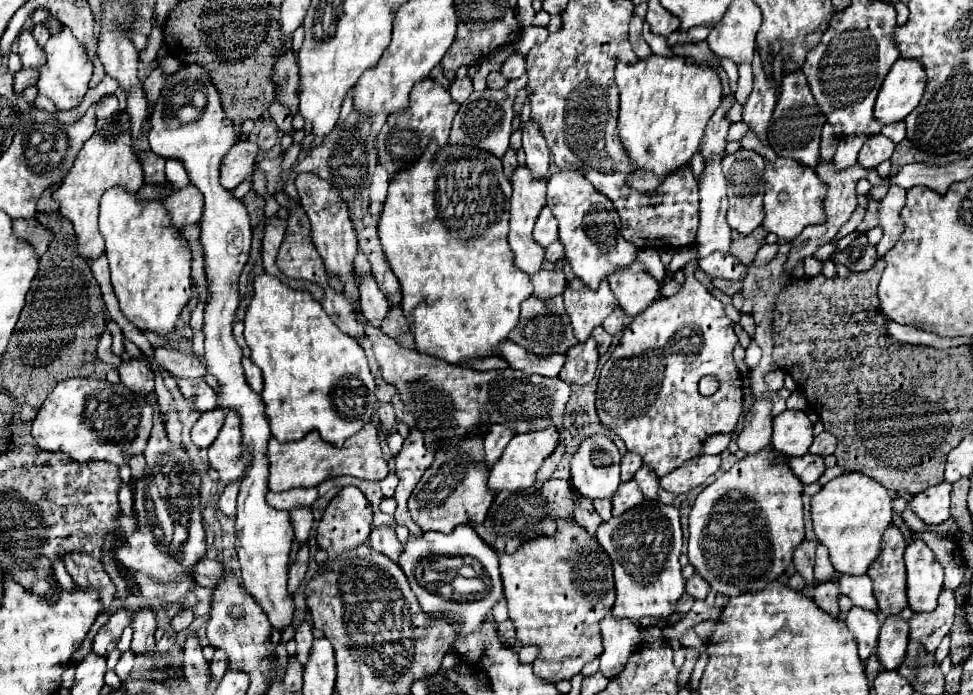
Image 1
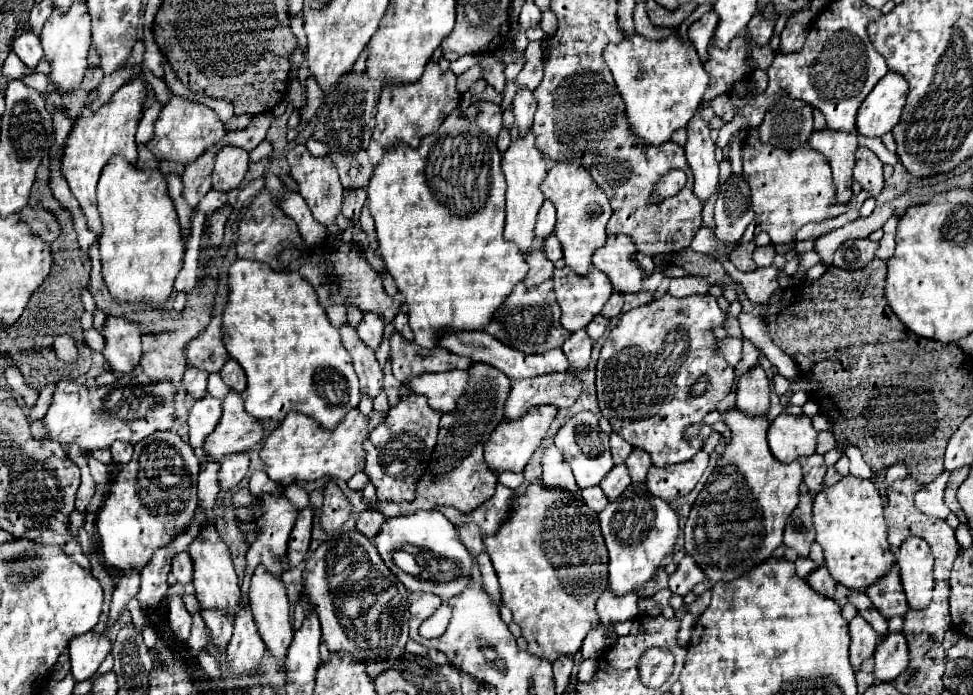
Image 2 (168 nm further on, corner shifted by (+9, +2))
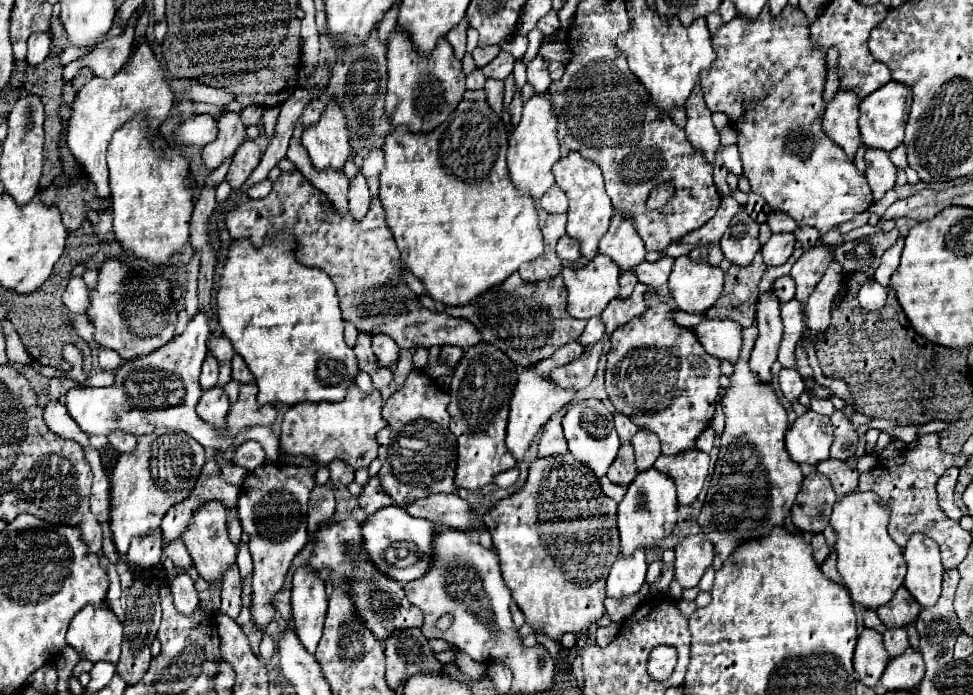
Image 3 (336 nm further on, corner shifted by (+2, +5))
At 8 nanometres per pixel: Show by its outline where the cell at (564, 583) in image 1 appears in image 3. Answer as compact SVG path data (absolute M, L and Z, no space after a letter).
M570 453L564 455L564 459L534 461L526 485L508 499L498 501L484 515L484 523L492 535L494 551L500 557L502 577L512 591L512 599L534 631L560 641L564 633L586 633L588 627L606 613L604 583L612 563L620 555L616 503L600 491L598 479Z

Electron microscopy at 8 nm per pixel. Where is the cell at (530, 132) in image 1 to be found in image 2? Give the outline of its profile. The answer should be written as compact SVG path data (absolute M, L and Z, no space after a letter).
M519 88L513 100L515 122L519 124L519 134L525 134L533 126L533 114L537 110L537 100L529 88Z

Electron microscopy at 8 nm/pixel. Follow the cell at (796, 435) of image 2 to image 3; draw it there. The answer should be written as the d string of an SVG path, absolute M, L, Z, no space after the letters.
M808 411L788 427L784 445L792 461L816 465L818 461L828 459L832 439L830 417Z

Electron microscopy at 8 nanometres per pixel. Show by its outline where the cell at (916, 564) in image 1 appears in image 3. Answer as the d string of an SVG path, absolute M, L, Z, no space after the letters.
M914 533L904 547L904 559L908 563L904 587L922 607L934 605L940 597L944 573L936 541L924 533Z

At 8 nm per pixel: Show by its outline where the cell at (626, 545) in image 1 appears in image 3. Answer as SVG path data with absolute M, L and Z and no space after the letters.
M656 469L638 473L636 479L628 485L624 499L618 505L618 531L622 541L622 555L630 557L636 549L656 547L656 543L662 543L668 535L672 535L676 521L678 501L674 481Z

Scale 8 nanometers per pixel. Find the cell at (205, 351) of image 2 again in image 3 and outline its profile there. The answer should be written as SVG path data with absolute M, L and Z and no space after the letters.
M212 335L208 339L208 351L216 357L216 361L220 363L220 379L218 385L222 387L224 383L230 381L230 361L234 357L234 349L232 343L224 337L224 335Z

